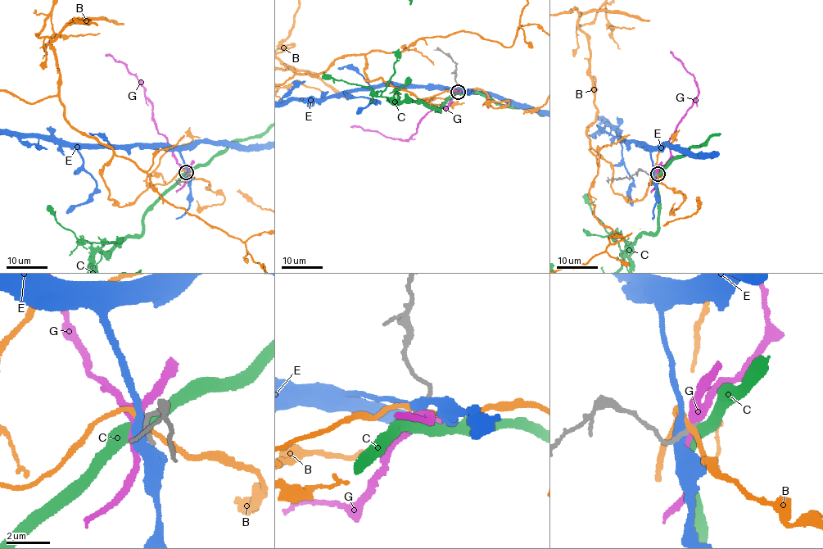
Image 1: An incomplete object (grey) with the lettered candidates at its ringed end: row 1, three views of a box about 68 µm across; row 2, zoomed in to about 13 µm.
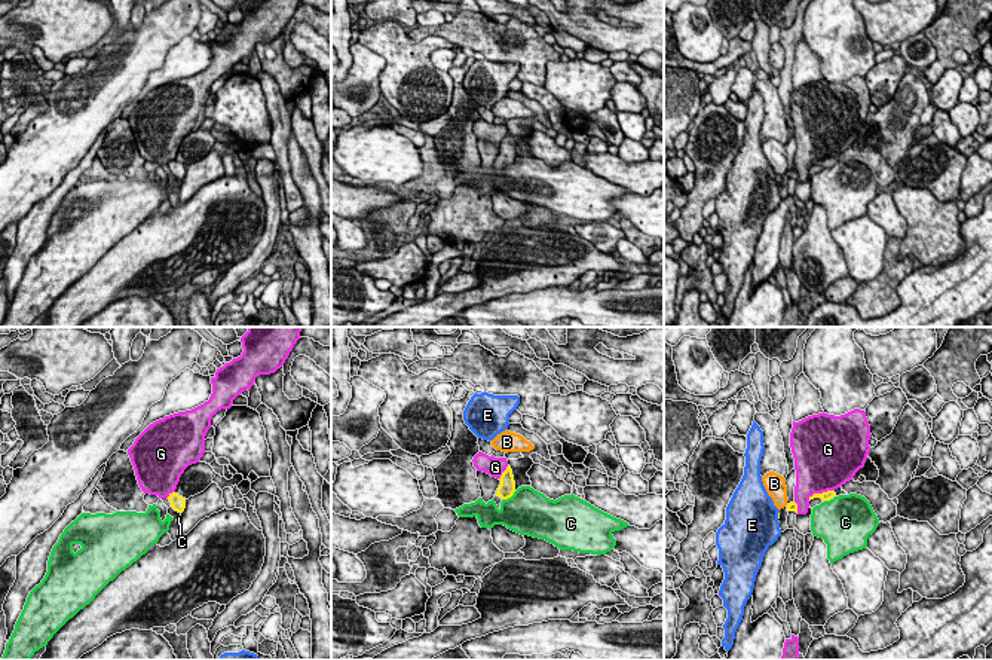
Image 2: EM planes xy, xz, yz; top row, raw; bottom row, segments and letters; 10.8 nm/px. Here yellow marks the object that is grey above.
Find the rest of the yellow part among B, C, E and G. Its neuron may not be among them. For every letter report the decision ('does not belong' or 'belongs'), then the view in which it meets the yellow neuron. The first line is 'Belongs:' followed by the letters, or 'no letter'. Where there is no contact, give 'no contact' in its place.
Belongs: no letter
B: does not belong; no contact
C: does not belong; contact in xz
E: does not belong; contact in yz
G: does not belong; contact in yz

